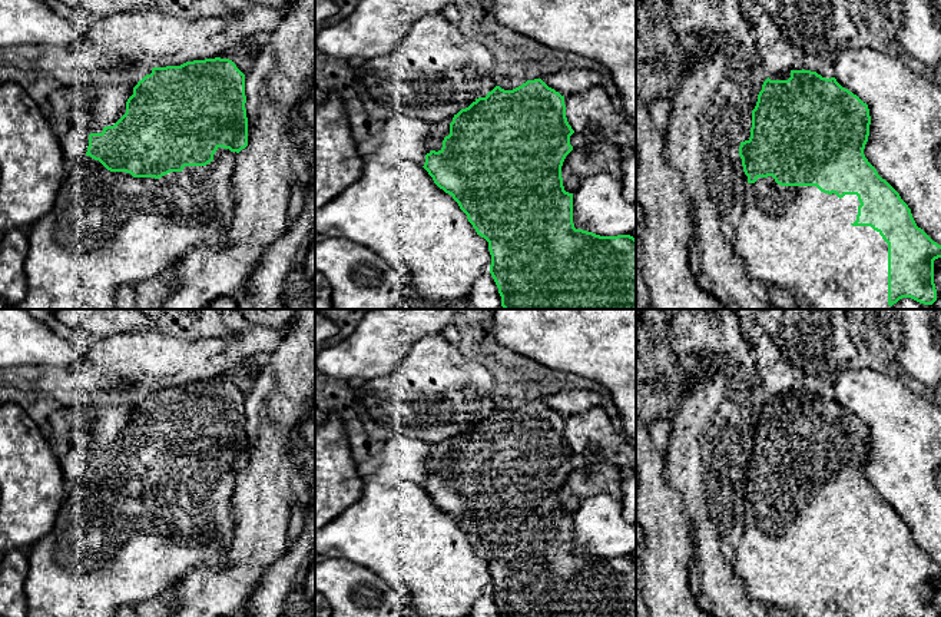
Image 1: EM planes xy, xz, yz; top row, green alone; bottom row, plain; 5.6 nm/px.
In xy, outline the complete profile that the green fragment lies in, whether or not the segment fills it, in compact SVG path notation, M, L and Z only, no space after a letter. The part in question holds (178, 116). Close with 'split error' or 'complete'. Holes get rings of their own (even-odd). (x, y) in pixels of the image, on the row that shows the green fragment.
M205 59L186 62L180 66L153 67L133 87L133 94L126 102L126 113L113 125L103 127L102 133L89 135L86 156L64 176L54 206L29 230L29 251L24 263L27 293L24 299L9 309L117 309L115 295L123 285L149 281L176 266L198 246L222 249L229 243L225 230L231 226L235 212L235 193L232 176L238 153L248 146L245 74L229 59Z; split error

